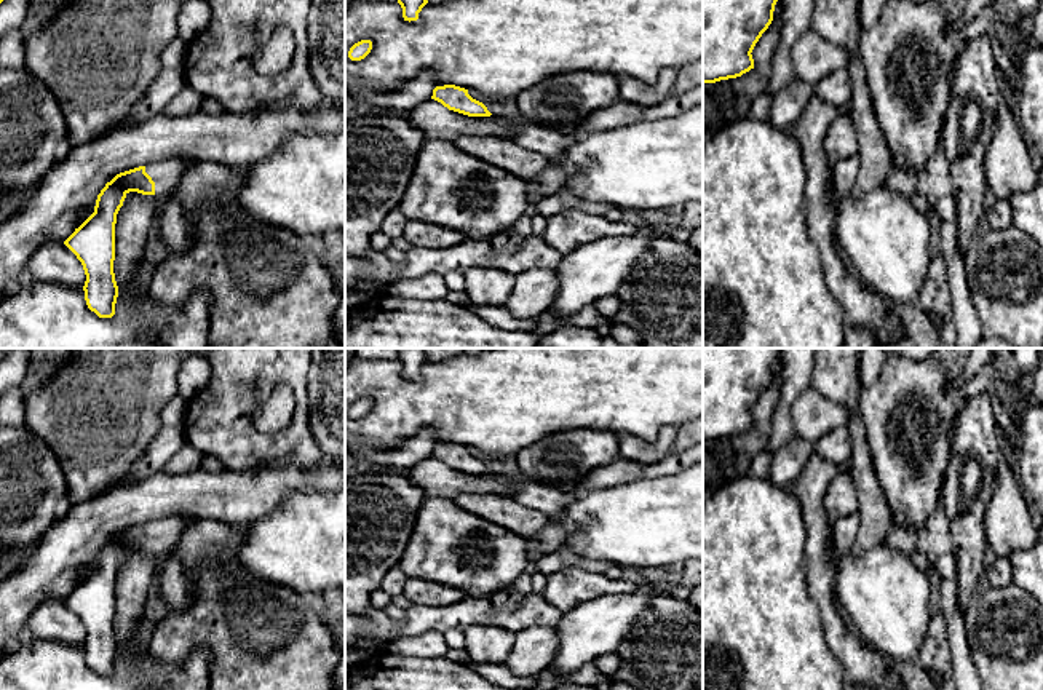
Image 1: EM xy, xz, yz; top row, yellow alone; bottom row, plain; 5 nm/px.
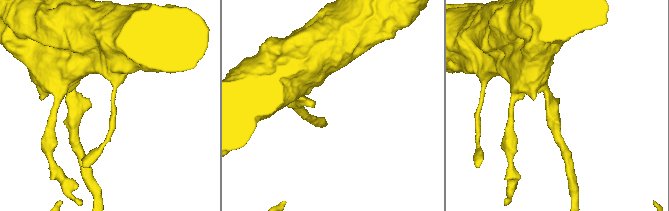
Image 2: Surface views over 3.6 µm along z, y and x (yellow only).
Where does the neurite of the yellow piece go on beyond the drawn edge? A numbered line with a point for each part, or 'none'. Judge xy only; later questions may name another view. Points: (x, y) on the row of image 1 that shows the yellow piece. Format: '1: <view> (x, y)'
1: xy (166, 174)

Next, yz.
none

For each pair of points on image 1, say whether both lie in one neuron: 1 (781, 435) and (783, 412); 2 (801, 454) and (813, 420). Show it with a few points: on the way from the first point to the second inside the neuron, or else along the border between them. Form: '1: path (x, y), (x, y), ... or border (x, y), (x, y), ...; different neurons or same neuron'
1: path (783, 430), (783, 417); same neuron
2: border (796, 433), (813, 443); different neurons

